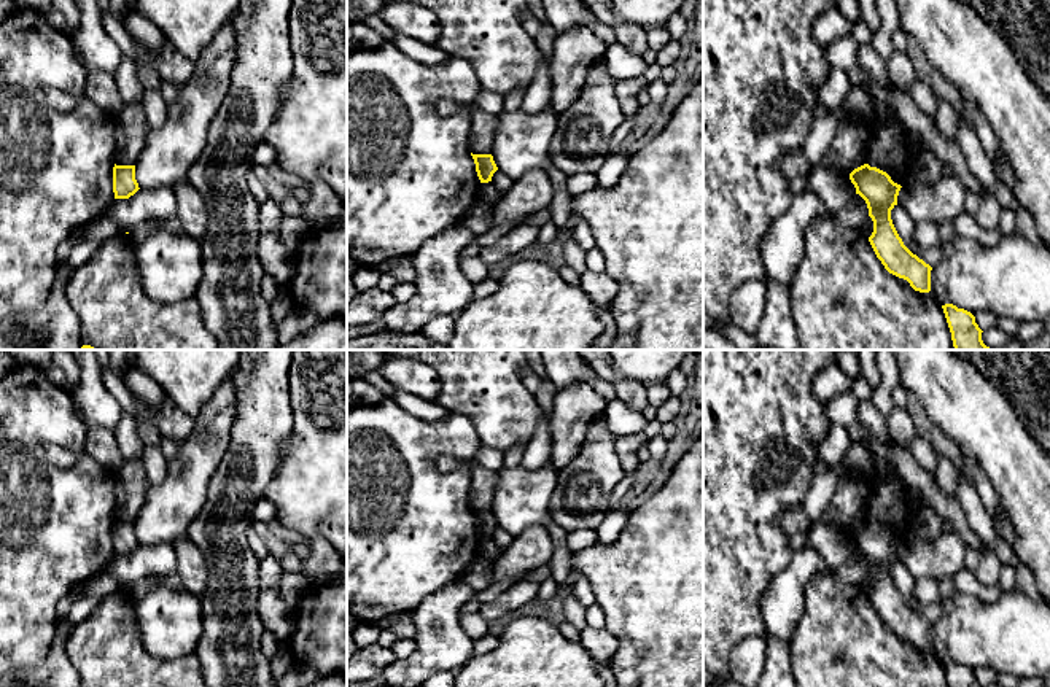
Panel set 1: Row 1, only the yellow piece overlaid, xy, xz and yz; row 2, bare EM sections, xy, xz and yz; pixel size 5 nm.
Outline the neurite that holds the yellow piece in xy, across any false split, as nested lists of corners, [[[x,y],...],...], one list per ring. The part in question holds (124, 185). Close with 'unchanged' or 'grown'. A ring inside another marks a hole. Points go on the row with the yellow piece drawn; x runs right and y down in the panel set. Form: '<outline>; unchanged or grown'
[[[116,165],[113,167],[113,192],[115,199],[129,199],[138,191],[135,180],[135,165]]]; unchanged

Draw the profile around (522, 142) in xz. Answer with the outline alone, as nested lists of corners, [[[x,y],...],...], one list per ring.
[[[550,108],[538,113],[503,111],[492,149],[493,161],[514,181],[530,170],[552,167],[550,142],[558,126],[558,114]]]

